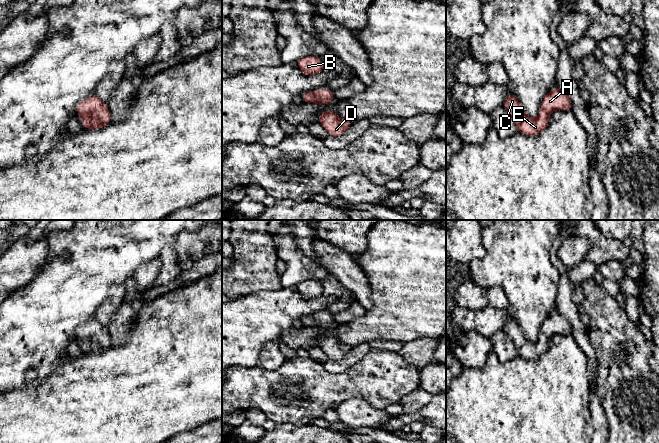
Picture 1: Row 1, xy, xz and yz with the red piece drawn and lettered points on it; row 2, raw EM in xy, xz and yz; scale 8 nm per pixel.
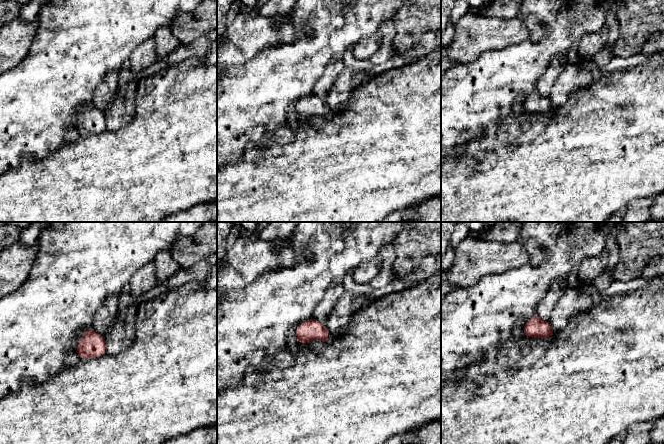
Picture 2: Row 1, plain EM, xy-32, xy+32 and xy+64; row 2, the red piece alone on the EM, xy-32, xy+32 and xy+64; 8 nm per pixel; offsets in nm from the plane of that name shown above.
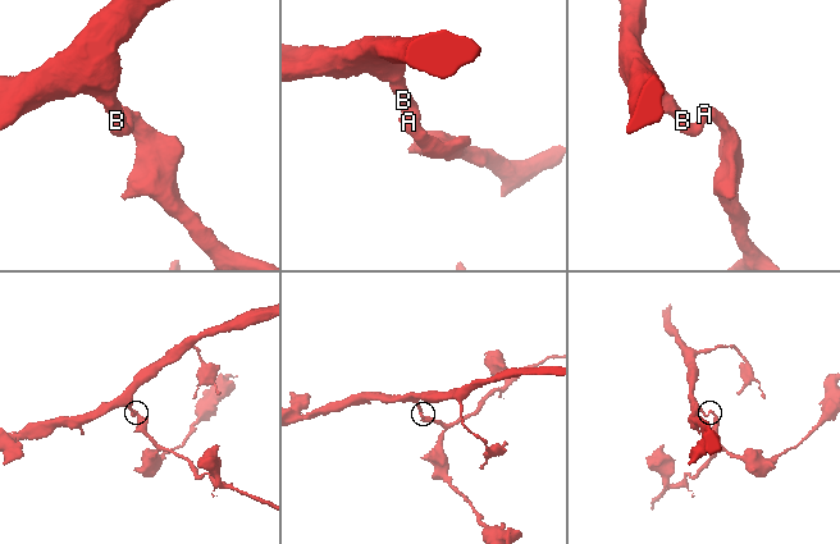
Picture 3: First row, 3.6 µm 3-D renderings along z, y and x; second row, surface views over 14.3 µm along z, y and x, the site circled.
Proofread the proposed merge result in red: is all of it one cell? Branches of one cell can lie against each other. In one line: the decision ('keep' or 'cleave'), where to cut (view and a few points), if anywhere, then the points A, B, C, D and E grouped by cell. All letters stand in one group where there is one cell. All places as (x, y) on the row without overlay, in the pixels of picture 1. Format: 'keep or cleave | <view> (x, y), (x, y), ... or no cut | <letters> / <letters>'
keep | no cut | A B C D E

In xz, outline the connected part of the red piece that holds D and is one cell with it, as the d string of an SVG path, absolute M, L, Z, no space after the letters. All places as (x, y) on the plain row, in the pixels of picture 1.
M331 334L319 338L319 347L324 351L329 360L339 361L352 349L352 346L341 343Z

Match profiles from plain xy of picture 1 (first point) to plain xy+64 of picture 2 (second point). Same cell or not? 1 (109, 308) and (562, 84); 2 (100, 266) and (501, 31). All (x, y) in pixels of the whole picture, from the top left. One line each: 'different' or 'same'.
1: different
2: different

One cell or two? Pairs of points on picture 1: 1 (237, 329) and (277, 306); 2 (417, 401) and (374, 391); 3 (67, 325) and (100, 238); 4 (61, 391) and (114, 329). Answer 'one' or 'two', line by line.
1: one
2: two
3: one
4: two

